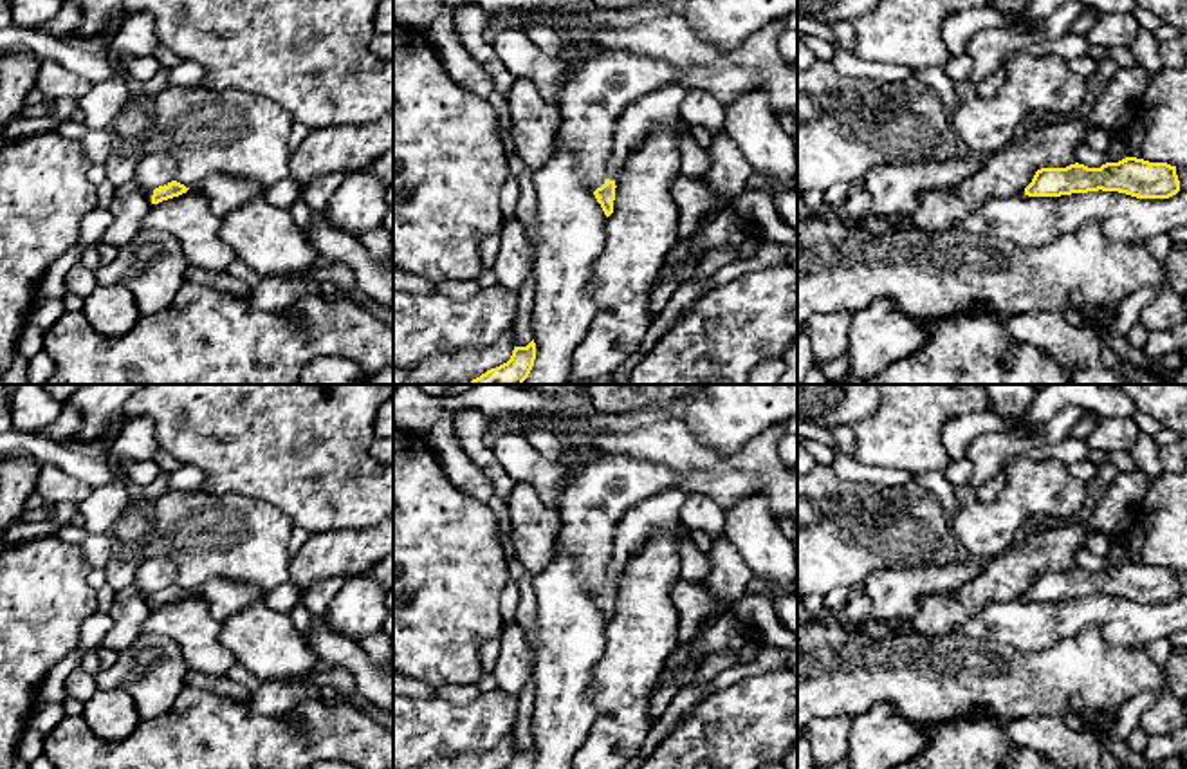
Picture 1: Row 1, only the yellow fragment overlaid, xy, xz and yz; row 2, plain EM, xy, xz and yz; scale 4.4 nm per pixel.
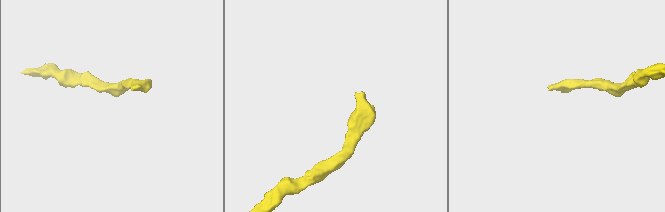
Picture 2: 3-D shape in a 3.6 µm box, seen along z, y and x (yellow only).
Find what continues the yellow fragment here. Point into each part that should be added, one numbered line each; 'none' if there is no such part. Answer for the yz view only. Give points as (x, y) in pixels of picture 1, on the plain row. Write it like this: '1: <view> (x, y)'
none

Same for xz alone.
1: xz (662, 511)

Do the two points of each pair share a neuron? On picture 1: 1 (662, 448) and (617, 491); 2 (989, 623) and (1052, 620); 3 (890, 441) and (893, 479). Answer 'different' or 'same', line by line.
1: different
2: same
3: different

